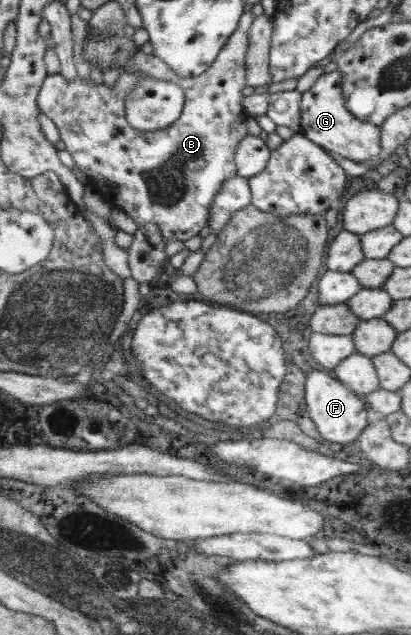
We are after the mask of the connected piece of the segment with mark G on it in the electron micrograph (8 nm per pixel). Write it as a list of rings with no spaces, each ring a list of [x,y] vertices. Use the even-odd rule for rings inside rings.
[[[339,71],[325,72],[308,91],[302,93],[299,105],[301,132],[307,139],[321,145],[333,155],[359,162],[377,159],[383,153],[380,126],[359,121],[345,109],[341,80]]]

